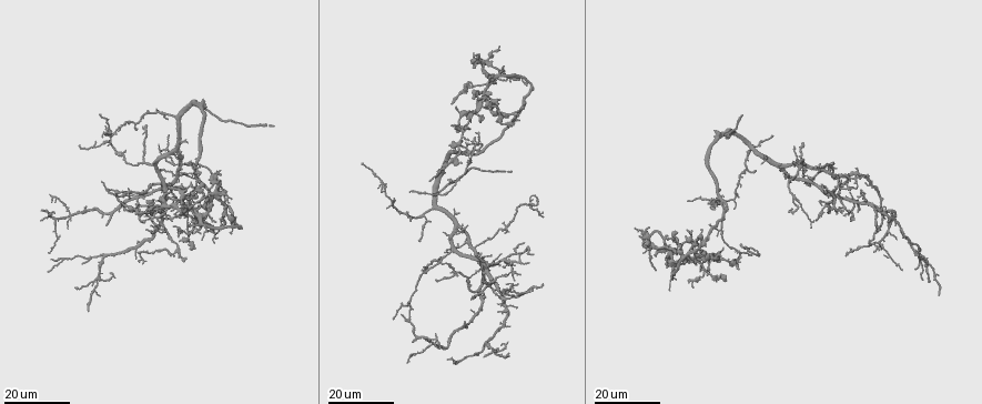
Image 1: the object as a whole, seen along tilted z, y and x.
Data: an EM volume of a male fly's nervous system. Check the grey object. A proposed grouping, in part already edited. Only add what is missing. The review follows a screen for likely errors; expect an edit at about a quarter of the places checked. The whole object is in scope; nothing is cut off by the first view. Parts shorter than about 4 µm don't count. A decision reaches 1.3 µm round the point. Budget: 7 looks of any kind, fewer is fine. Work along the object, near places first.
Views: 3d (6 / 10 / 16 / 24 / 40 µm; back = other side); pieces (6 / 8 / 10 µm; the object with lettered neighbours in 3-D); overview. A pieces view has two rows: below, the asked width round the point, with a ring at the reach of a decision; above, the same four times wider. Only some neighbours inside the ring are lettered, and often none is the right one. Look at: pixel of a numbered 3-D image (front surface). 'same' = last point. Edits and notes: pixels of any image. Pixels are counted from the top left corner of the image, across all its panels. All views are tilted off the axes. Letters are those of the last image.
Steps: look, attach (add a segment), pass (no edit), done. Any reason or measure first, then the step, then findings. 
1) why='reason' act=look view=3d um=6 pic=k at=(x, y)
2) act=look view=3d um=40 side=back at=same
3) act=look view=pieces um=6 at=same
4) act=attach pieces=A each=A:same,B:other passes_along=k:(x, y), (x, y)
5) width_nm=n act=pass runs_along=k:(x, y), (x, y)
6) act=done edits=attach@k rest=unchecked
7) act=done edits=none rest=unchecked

why='thin end' act=look view=3d um=16 pic=1 at=(740, 261)

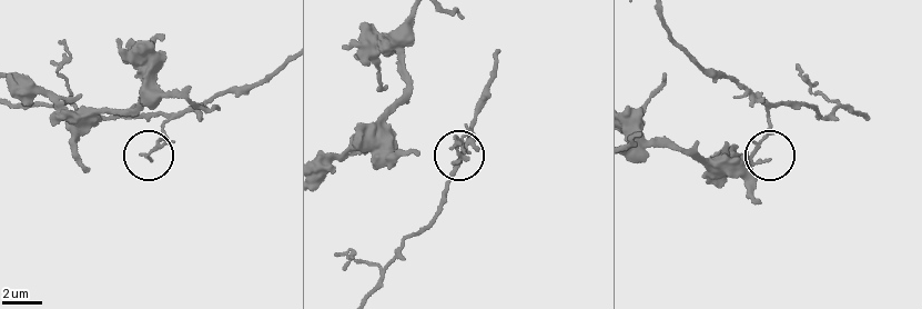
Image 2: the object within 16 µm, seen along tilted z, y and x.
act=look view=pieces um=8 pic=2 at=(767, 159)

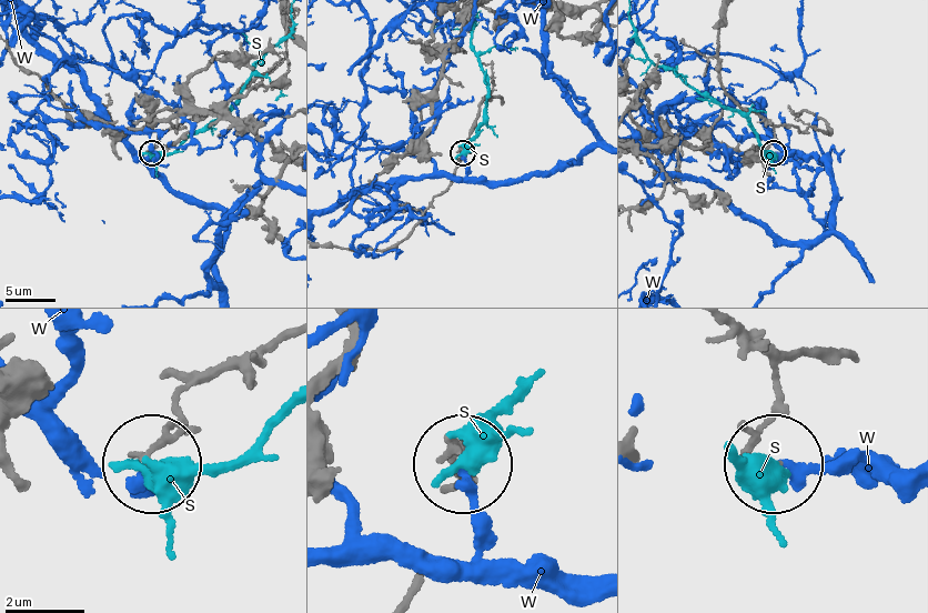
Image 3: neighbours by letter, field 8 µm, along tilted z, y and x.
width_nm=110 act=pass each=S:other,W:other found='no lettered segment goes on from it'

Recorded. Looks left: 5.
why='an open end' act=look view=3d um=16 pic=1 at=(431, 181)

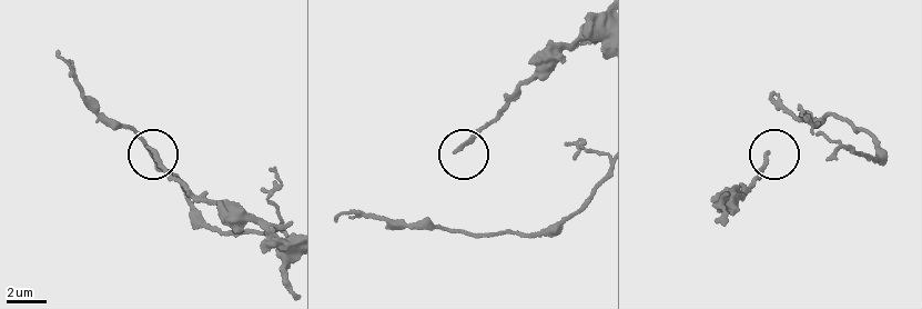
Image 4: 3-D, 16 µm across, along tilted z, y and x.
why='closer look' act=look view=3d um=6 pic=4 at=(766, 153)

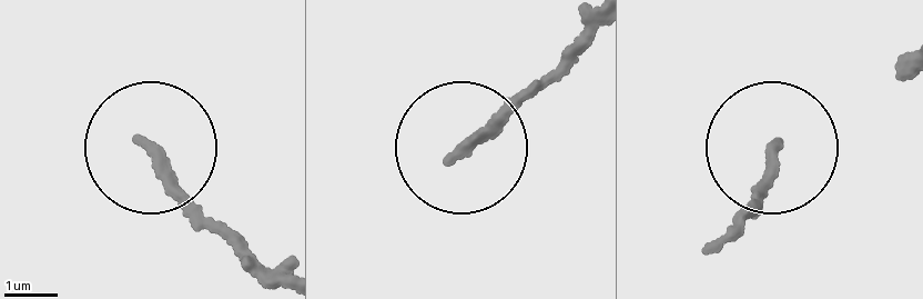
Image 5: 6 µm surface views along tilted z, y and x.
act=look view=pieces um=10 pic=5 at=(776, 141)

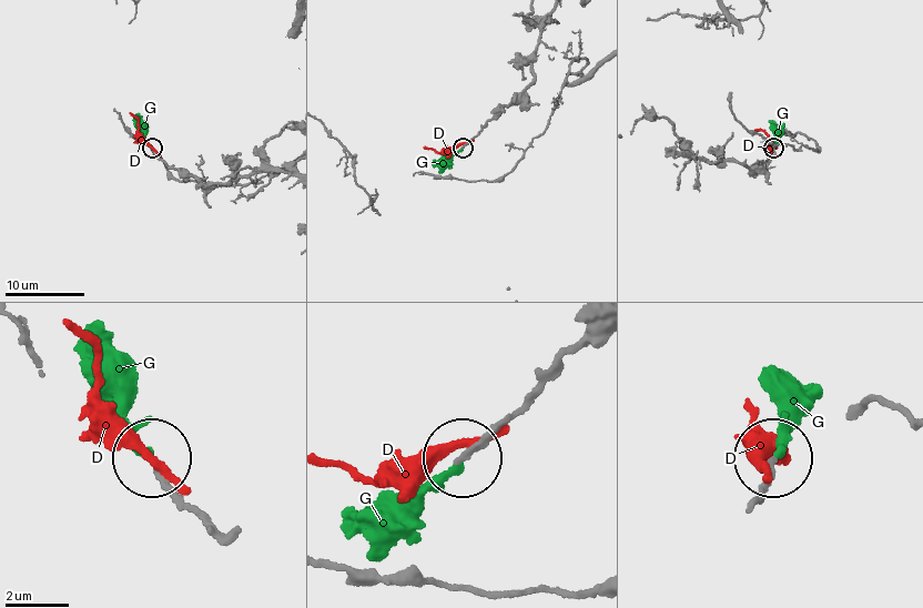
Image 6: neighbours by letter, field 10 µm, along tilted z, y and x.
width_nm=180 act=attach pieces=G each=D:other,G:same passes_along=6:(754, 496), (777, 448), (781, 371) found='it goes on there'

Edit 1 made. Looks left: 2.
why='an open end' act=look view=3d um=24 pic=1 at=(801, 142)

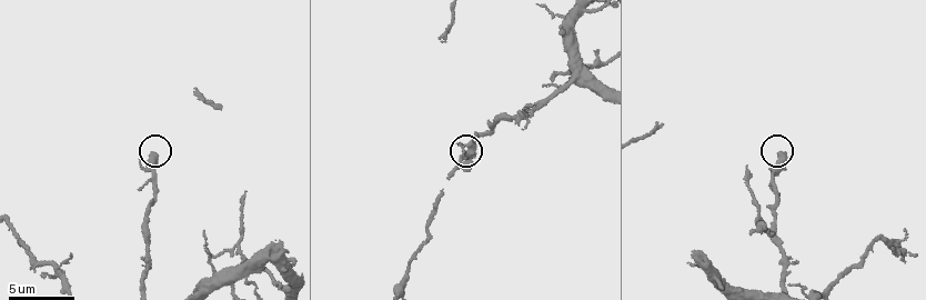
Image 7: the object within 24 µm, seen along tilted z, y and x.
why='see the neighbours' act=look view=pieces um=8 pic=7 at=(783, 152)

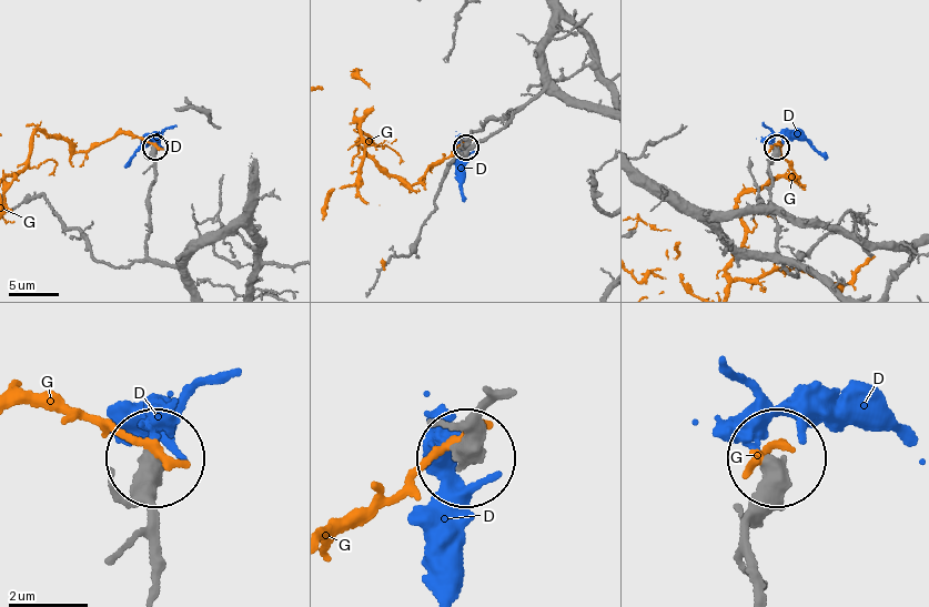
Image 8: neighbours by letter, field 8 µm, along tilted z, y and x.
act=pass each=D:other,G:other runs_along=8:(750, 588), (750, 498), (768, 467) found='no lettered segment goes on from it'

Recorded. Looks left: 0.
act=done edits=attach@6 rest=unchecked

